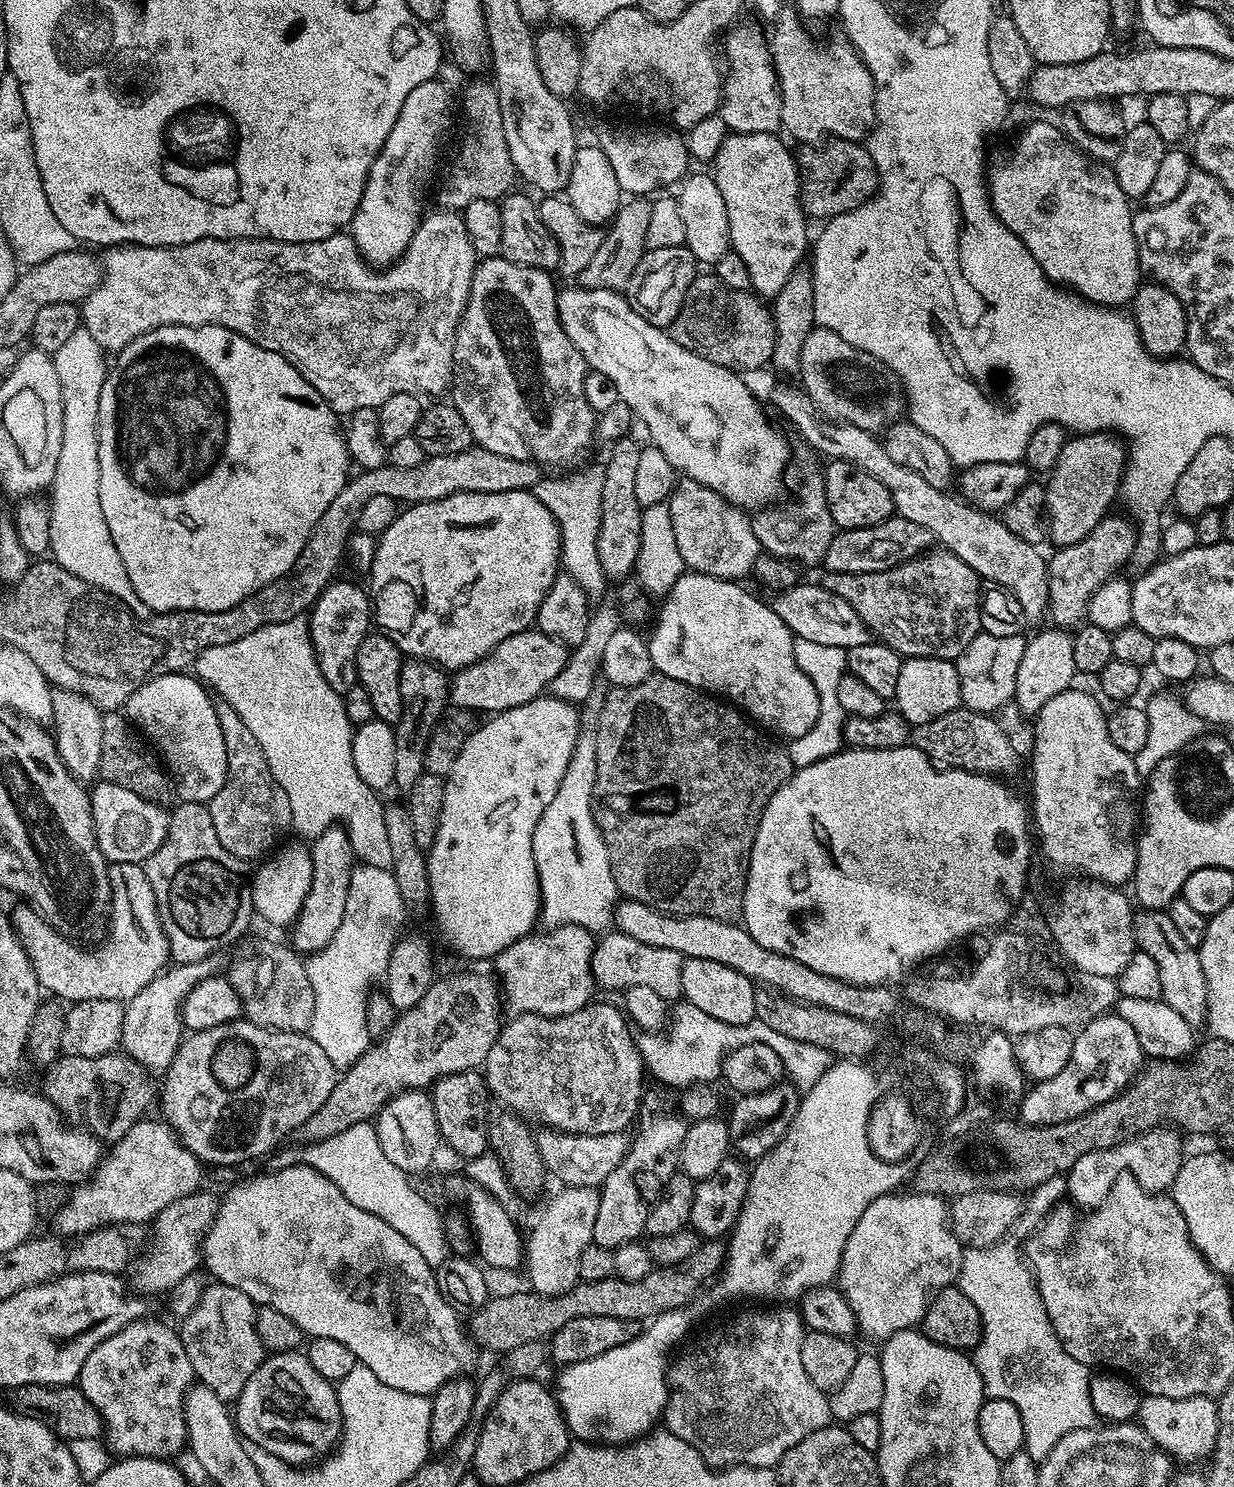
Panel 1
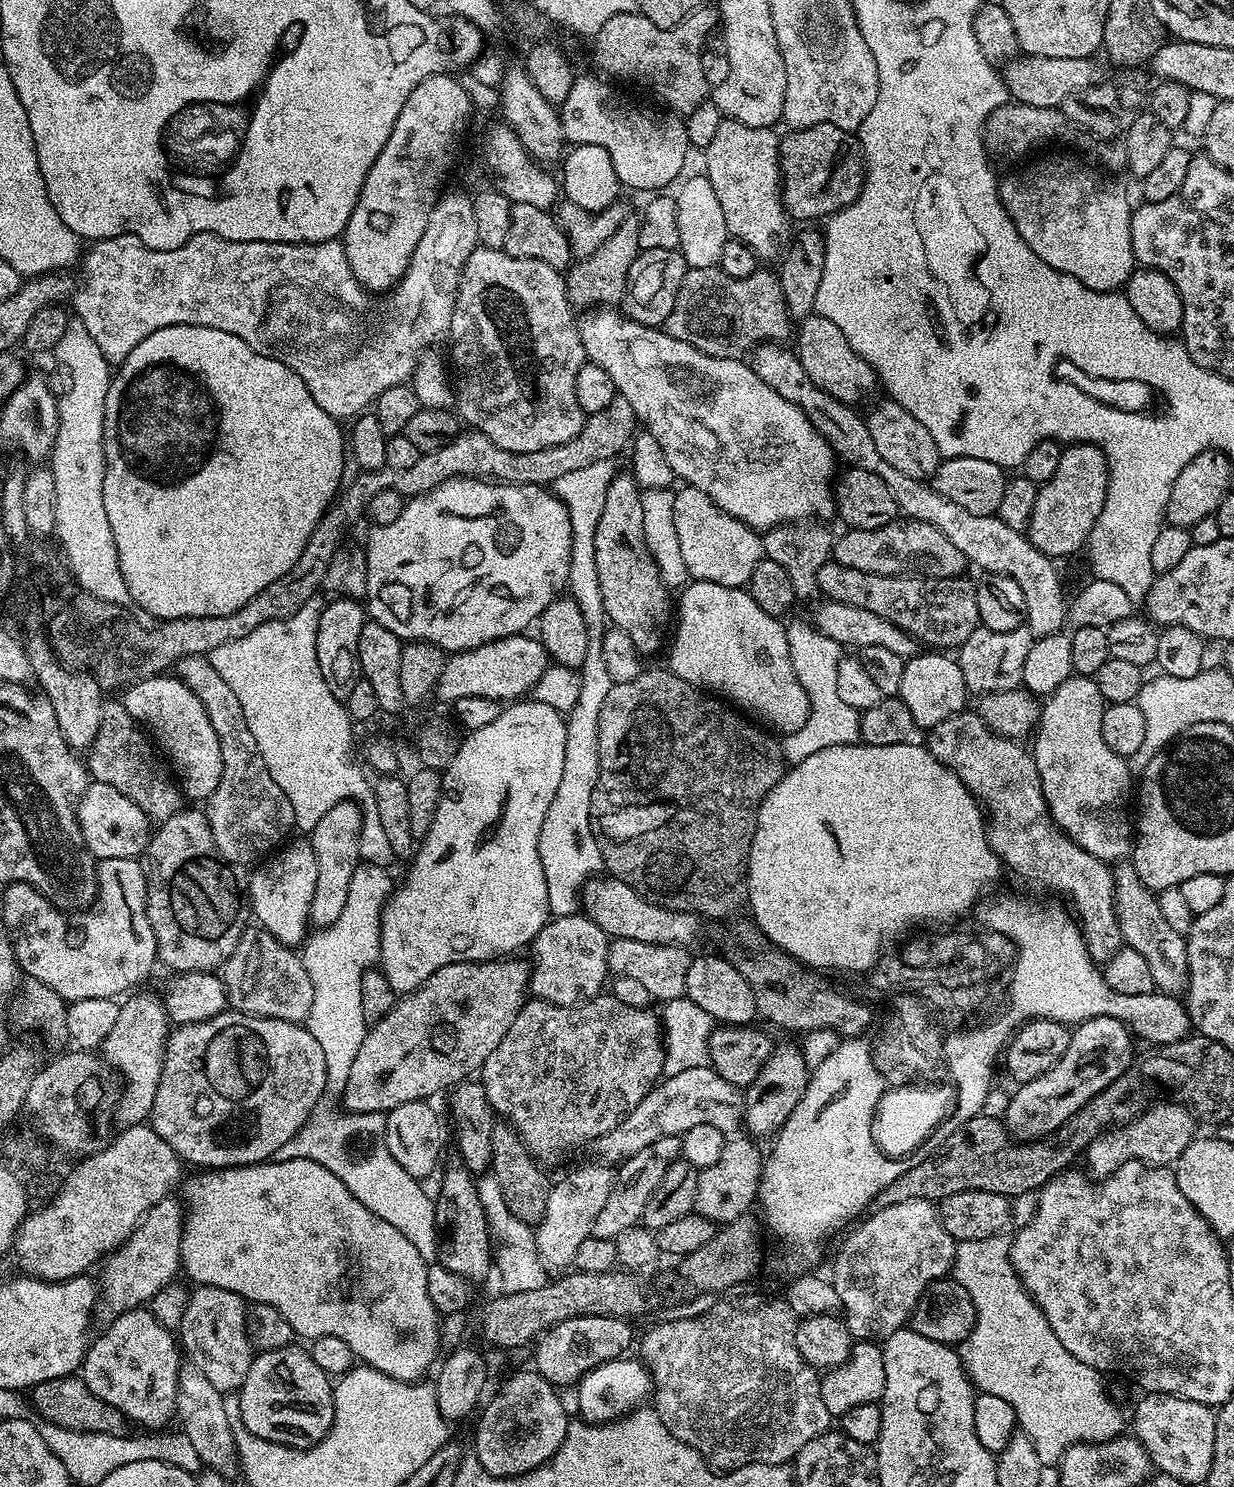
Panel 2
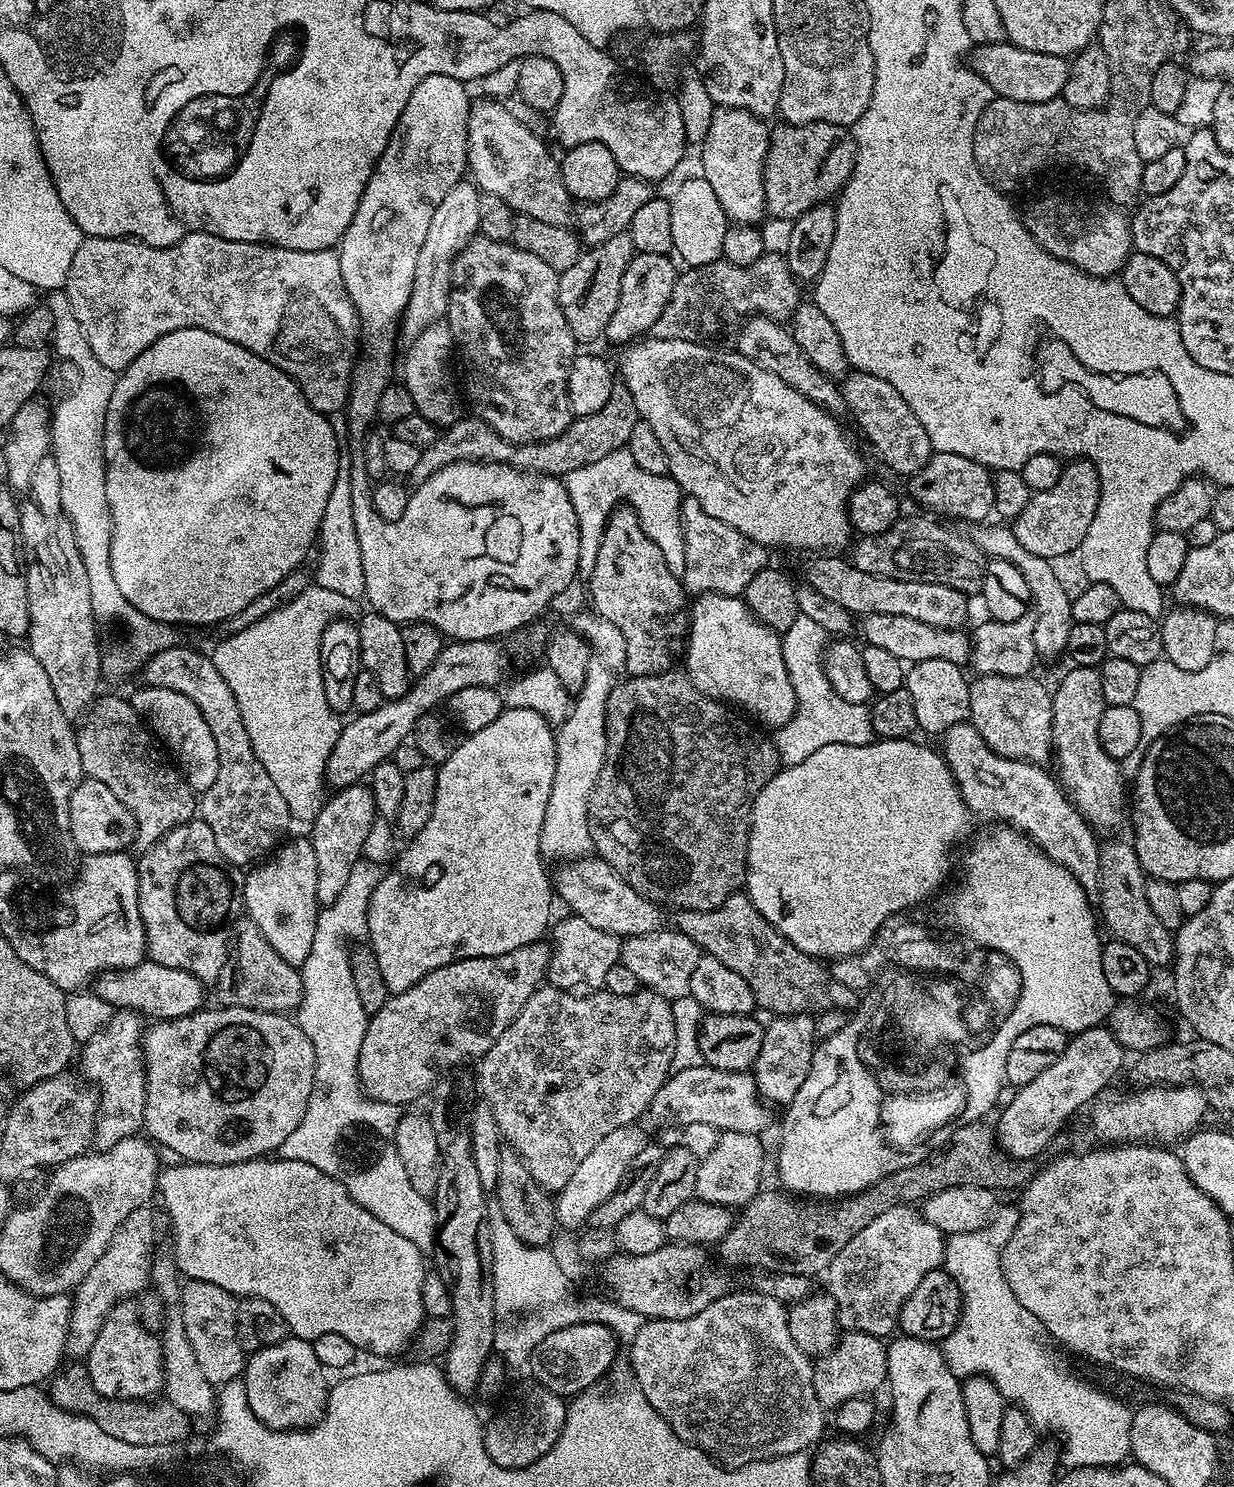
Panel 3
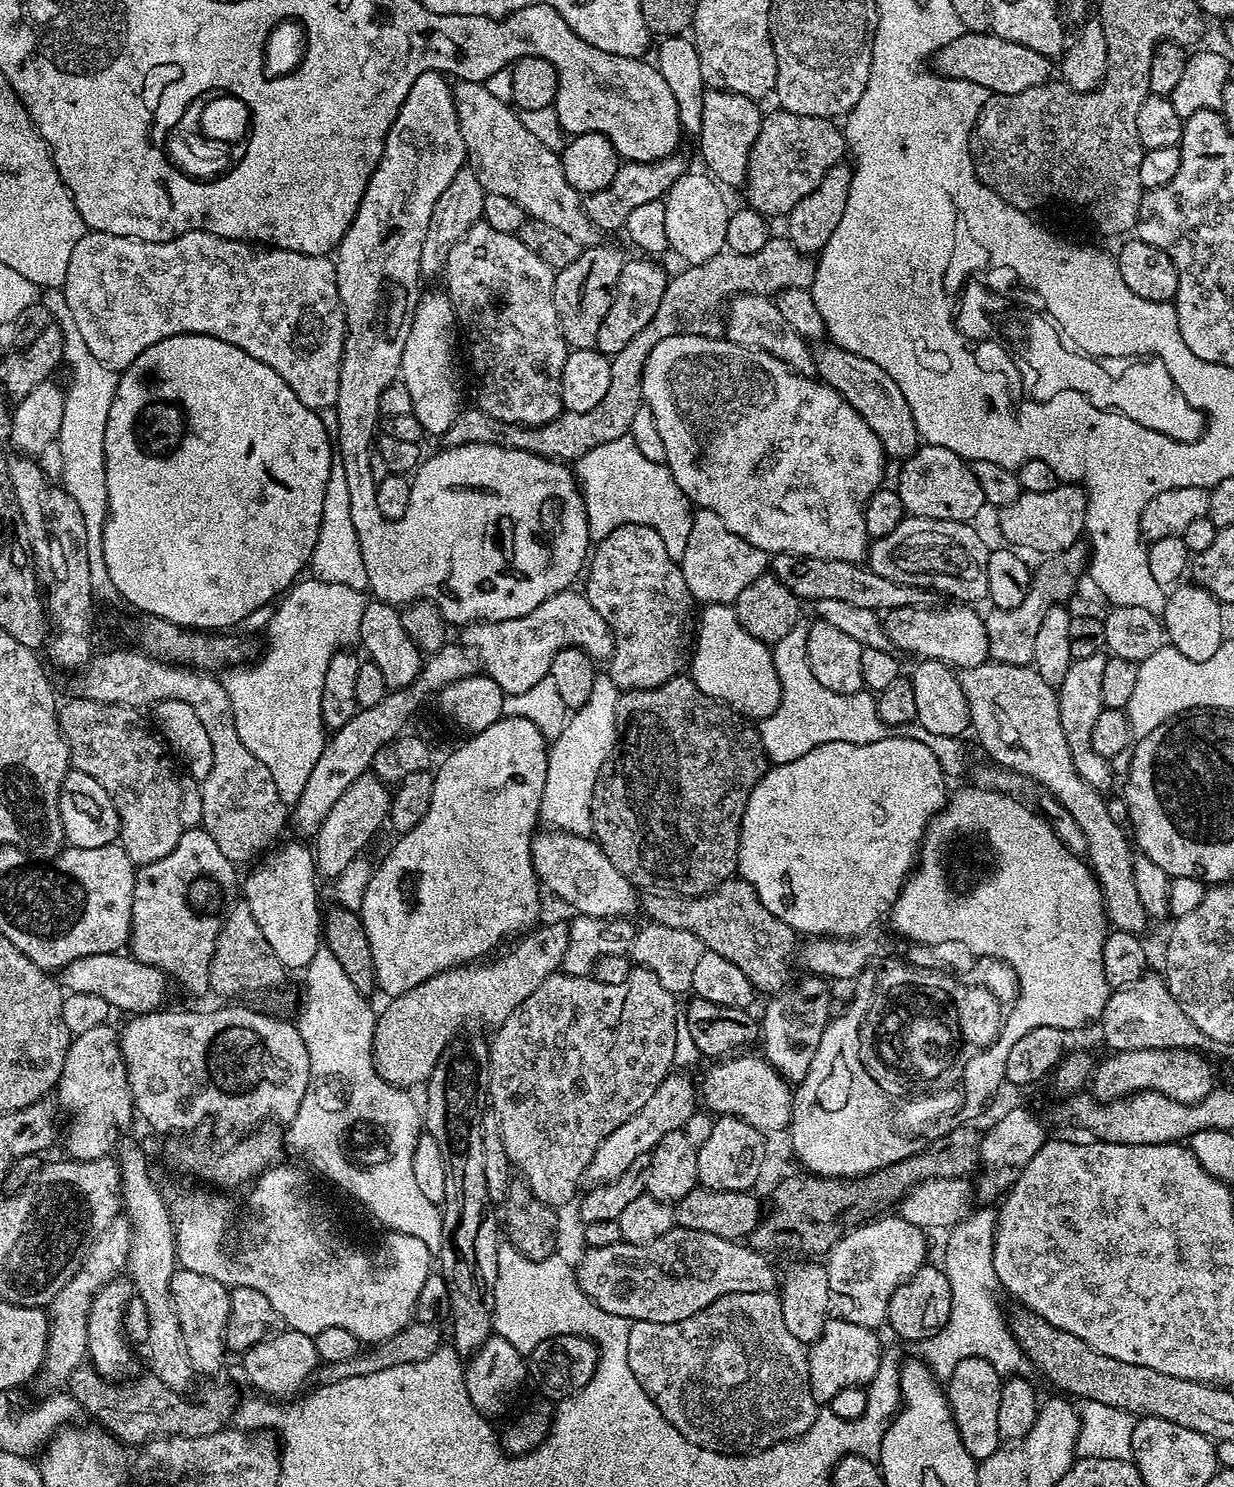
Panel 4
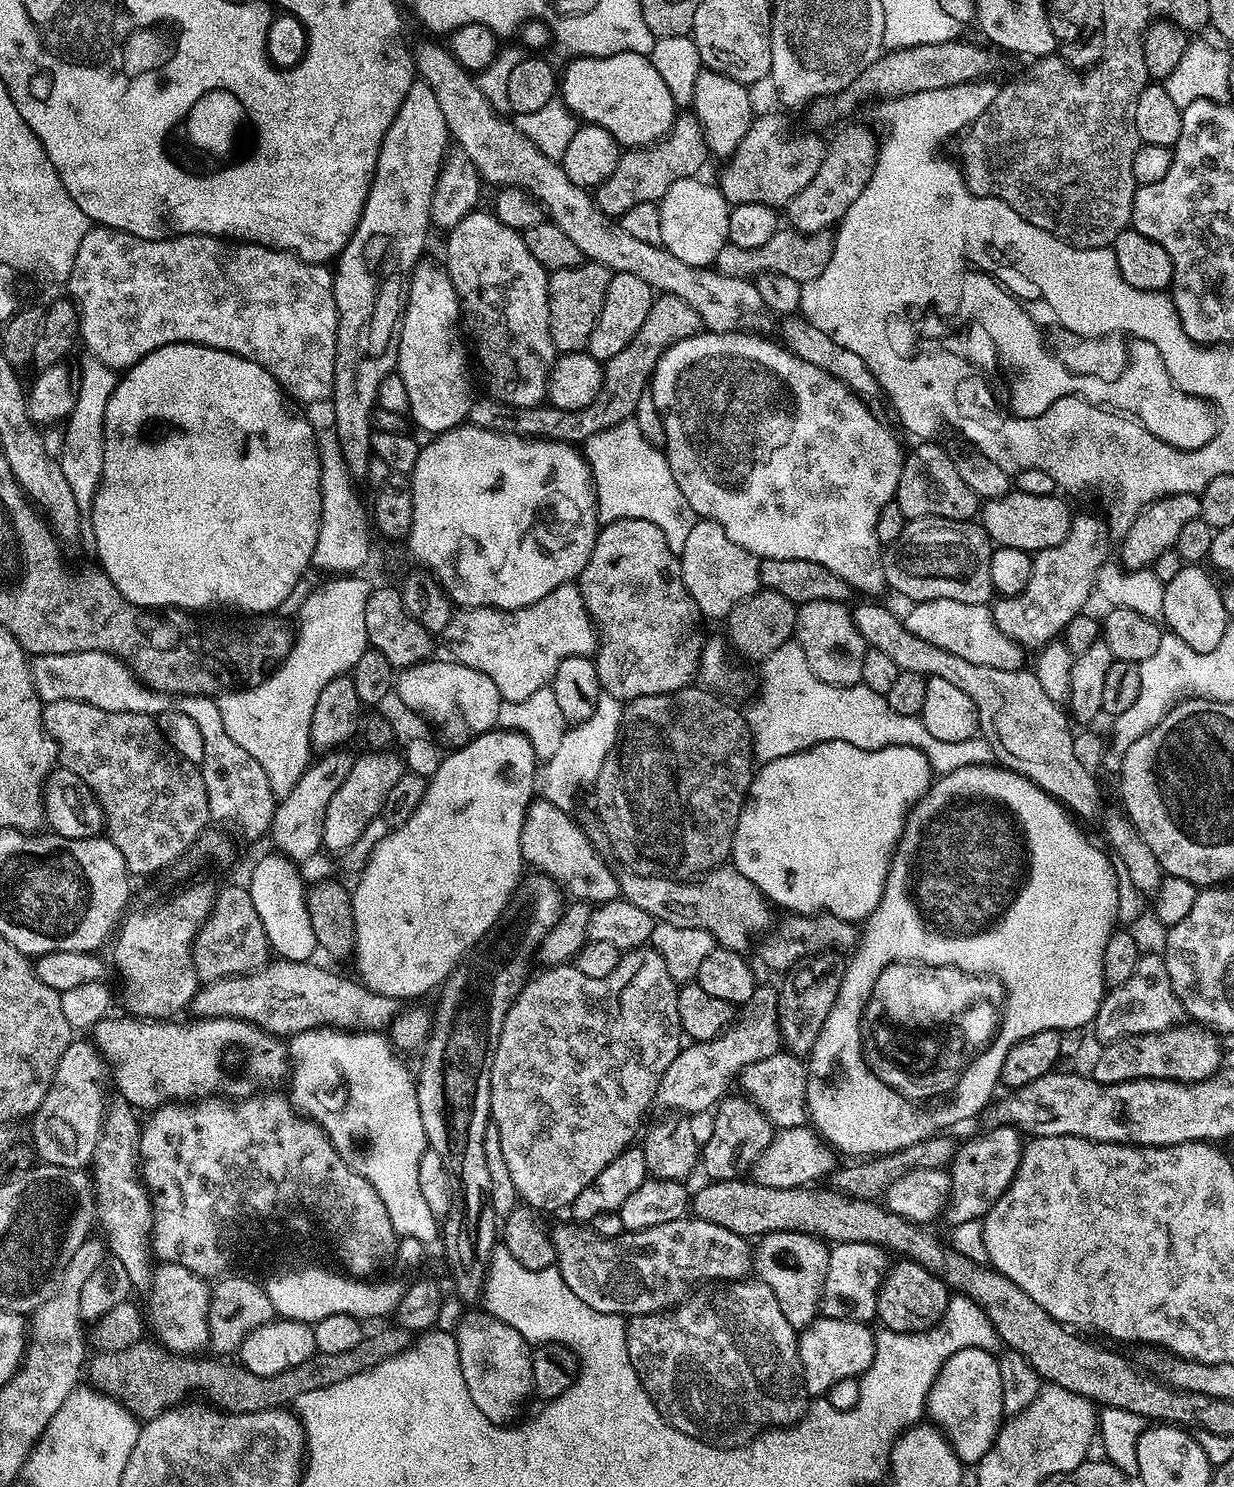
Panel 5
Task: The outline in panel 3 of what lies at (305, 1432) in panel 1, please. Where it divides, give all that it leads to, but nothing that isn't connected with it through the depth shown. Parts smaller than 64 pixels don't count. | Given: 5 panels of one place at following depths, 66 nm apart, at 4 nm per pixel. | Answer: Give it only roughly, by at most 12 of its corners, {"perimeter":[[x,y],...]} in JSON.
{"perimeter":[[312,1341],[251,1353],[250,1410],[278,1432],[323,1418],[330,1388]]}

